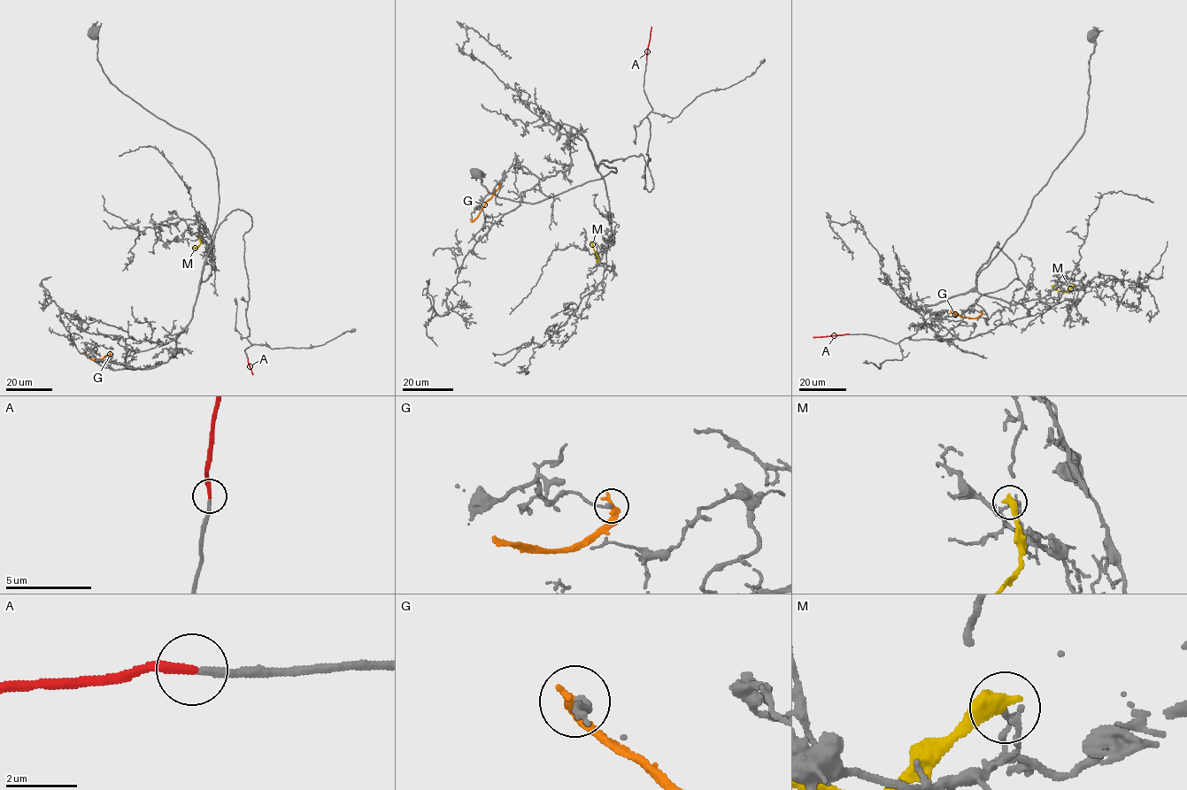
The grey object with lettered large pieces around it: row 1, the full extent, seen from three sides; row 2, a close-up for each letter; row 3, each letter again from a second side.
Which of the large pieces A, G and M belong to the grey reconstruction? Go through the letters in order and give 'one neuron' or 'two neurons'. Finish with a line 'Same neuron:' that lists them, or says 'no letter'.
A: one neuron
G: two neurons
M: two neurons
Same neuron: A

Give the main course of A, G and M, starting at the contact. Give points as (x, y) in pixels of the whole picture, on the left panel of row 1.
A: (248, 358), (252, 374)
G: (84, 353), (92, 360), (109, 354)
M: (199, 234), (199, 246), (193, 248)

